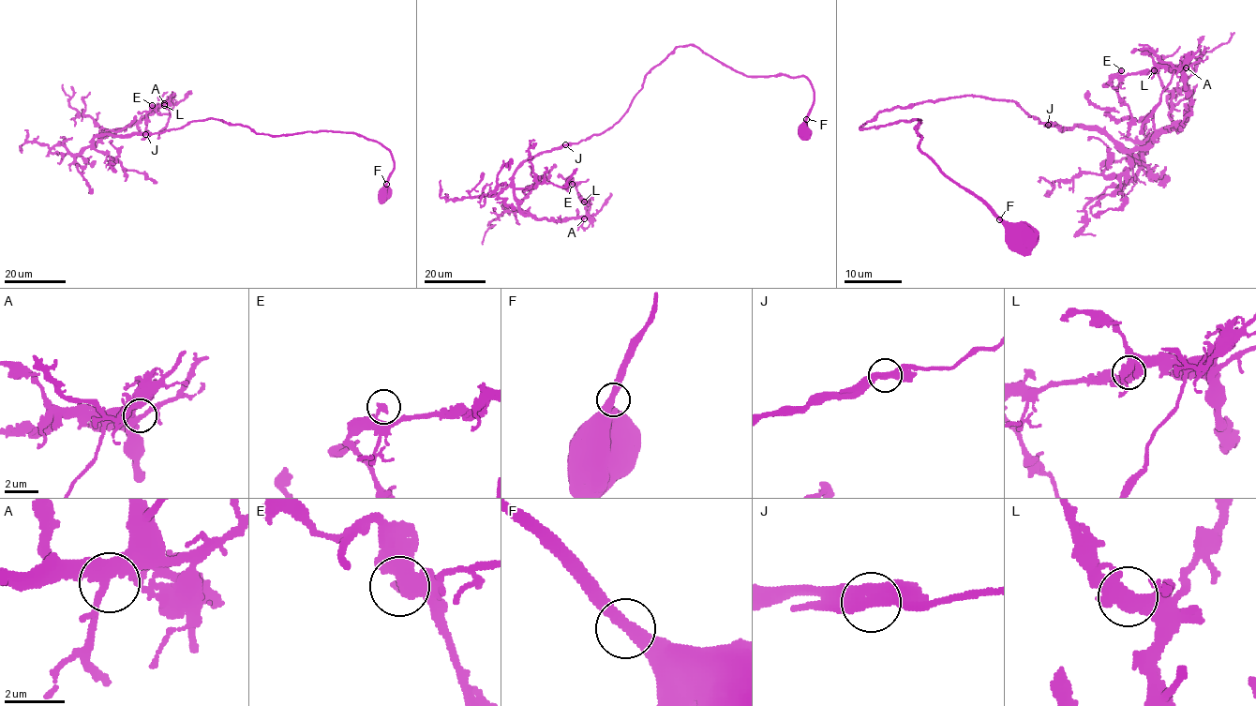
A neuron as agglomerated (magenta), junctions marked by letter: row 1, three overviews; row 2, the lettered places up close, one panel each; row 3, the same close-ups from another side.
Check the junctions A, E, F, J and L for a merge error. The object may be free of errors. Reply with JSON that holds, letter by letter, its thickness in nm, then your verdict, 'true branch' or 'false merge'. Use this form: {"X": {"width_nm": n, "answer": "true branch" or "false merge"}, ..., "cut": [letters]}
{"A": {"width_nm": 320, "answer": "true branch"}, "E": {"width_nm": 400, "answer": "true branch"}, "F": {"width_nm": 400, "answer": "true branch"}, "J": {"width_nm": 420, "answer": "true branch"}, "L": {"width_nm": 420, "answer": "true branch"}, "cut": []}

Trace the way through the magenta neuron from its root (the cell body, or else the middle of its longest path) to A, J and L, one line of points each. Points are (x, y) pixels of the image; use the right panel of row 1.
A: (1024, 238), (919, 149), (919, 120), (860, 127), (893, 107), (985, 96), (1144, 149), (1187, 119), (1186, 67)
J: (1024, 238), (919, 149), (919, 120), (860, 127), (893, 107), (961, 96), (1012, 100), (1048, 125)
L: (1024, 238), (919, 149), (919, 120), (860, 127), (985, 96), (1144, 149), (1189, 106), (1178, 67), (1154, 70)

